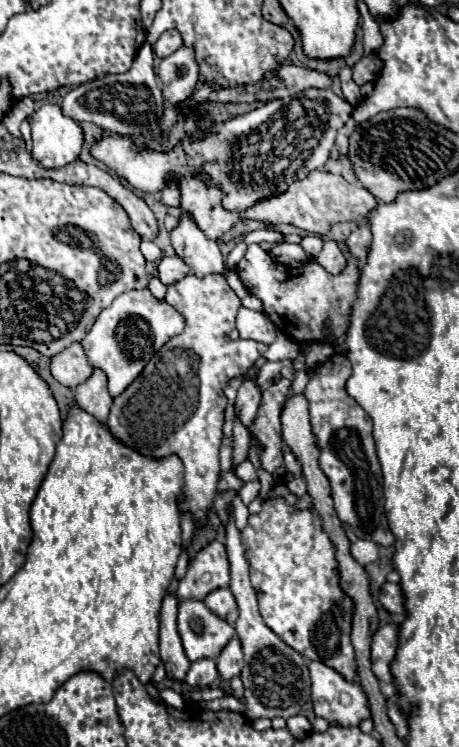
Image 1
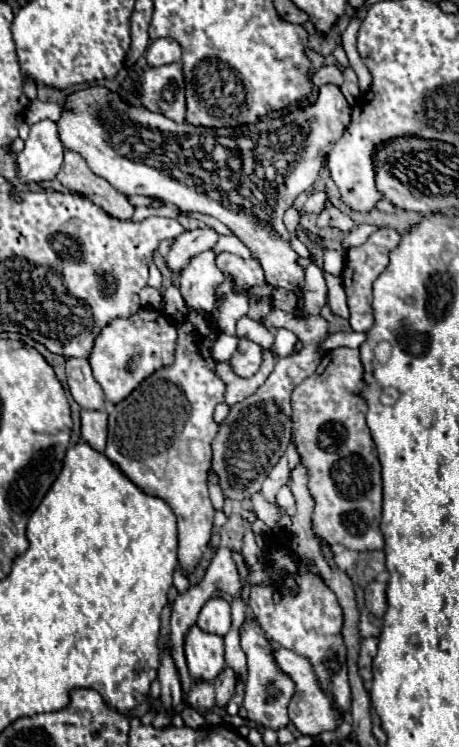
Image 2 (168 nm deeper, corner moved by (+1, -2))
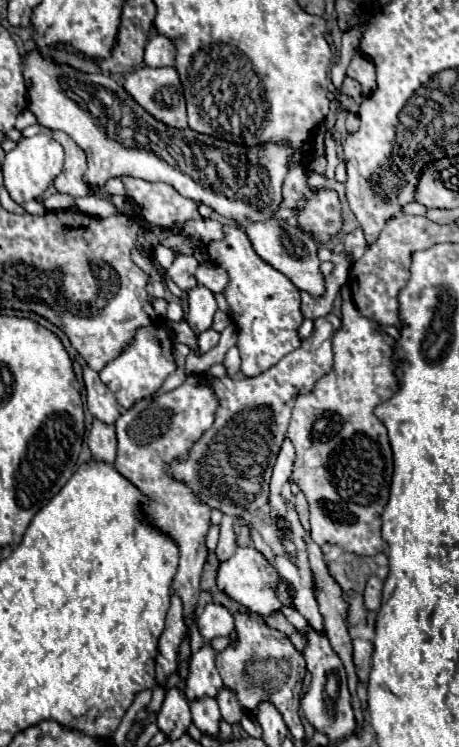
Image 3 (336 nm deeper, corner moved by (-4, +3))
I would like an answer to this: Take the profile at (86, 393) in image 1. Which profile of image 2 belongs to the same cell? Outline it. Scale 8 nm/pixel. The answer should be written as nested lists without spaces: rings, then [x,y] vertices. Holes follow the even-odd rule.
[[[81,410],[81,438],[93,450],[105,452],[107,442],[107,414]]]

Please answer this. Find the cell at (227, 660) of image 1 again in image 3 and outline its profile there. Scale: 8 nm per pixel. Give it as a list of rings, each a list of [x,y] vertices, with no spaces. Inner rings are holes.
[[[222,689],[218,695],[216,695],[216,701],[218,701],[218,705],[220,705],[220,713],[222,713],[222,717],[224,717],[224,721],[228,721],[228,723],[238,723],[240,721],[240,717],[242,717],[242,707],[240,707],[240,703],[238,703],[238,699],[236,699],[236,693],[232,691],[232,689]]]

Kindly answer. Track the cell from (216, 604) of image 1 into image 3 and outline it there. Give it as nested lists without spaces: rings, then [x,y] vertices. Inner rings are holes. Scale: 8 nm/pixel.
[[[208,603],[202,615],[198,617],[198,629],[206,641],[220,637],[220,635],[232,635],[236,631],[234,615],[224,605]]]

